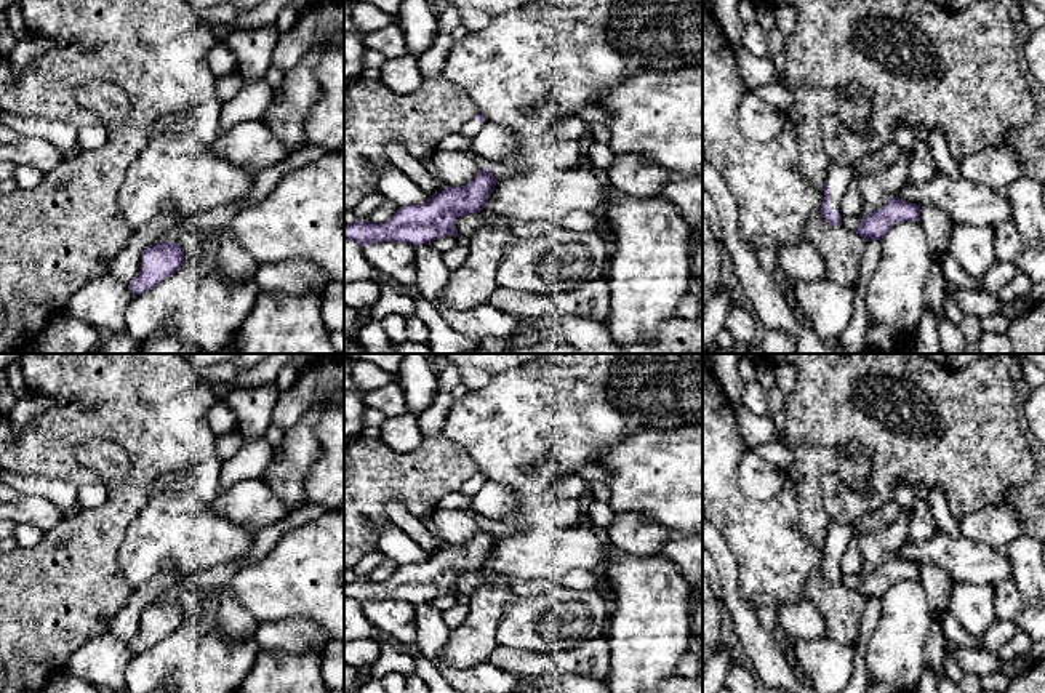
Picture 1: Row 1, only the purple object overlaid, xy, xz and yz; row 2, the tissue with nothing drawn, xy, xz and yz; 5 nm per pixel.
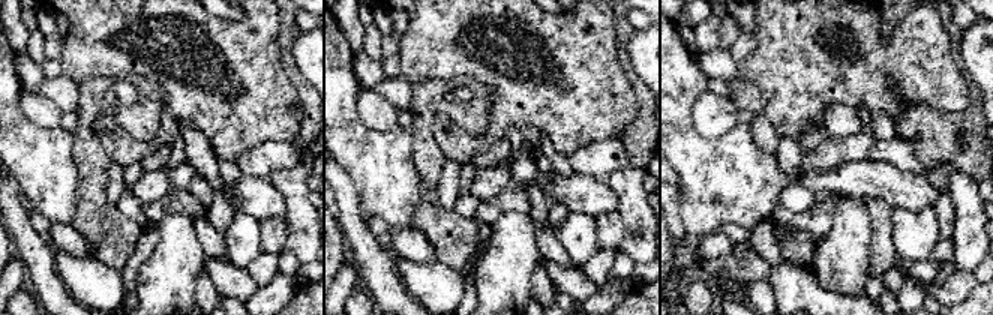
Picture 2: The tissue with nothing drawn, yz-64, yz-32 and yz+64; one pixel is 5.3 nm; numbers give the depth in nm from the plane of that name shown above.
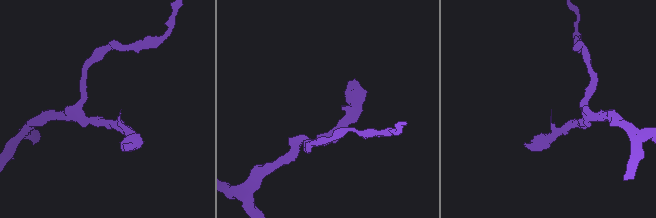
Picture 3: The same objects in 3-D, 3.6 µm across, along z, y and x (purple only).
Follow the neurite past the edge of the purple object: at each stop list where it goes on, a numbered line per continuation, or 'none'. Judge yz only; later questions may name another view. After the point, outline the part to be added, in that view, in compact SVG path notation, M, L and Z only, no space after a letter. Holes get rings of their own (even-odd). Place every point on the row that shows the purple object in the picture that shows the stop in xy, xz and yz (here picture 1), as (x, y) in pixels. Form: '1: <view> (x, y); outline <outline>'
1: yz (839, 176); outline M831 160L827 173L829 211L839 210L840 200L855 174L856 171L853 166Z

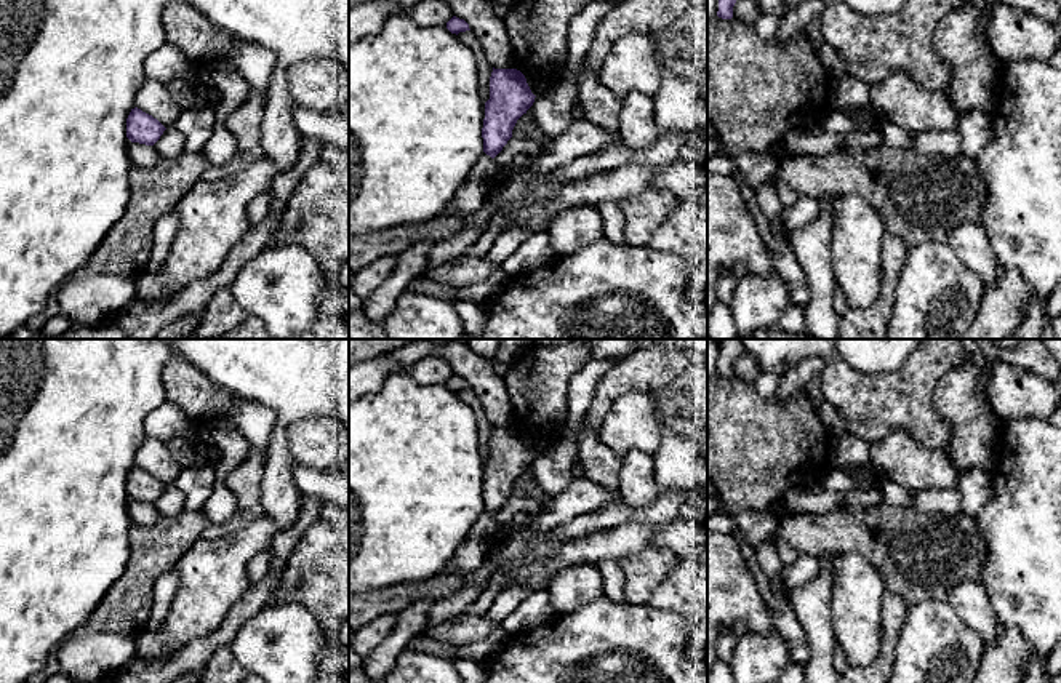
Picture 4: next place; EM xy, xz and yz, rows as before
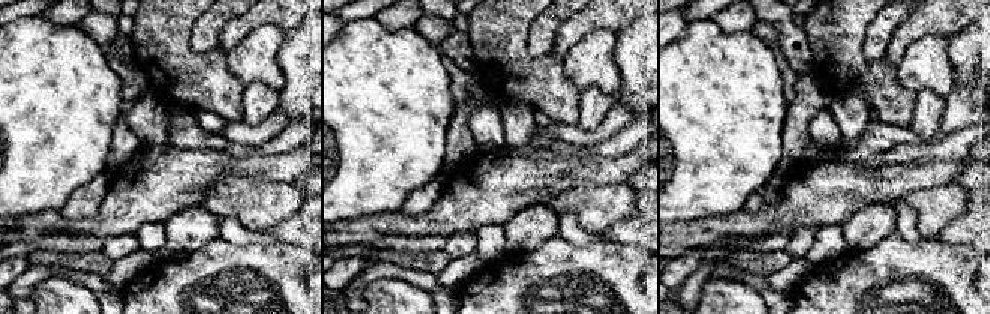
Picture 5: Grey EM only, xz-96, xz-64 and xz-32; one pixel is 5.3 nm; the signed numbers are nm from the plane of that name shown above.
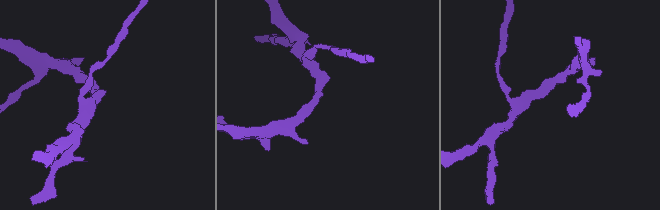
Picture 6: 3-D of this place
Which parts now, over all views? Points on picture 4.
none

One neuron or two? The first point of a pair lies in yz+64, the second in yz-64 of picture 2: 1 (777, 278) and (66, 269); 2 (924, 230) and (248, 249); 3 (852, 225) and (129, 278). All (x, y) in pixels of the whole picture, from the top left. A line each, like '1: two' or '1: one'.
1: one
2: one
3: two

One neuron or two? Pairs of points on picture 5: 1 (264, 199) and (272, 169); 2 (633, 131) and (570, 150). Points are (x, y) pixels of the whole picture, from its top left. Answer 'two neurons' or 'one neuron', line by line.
1: two neurons
2: one neuron

